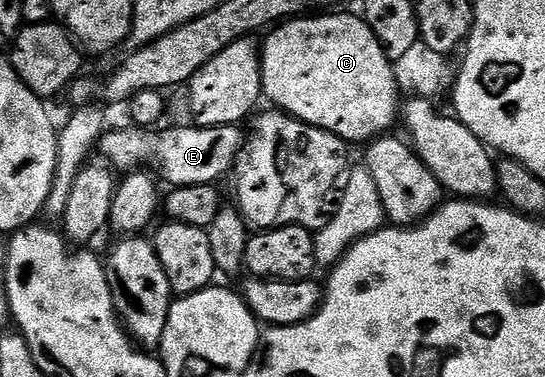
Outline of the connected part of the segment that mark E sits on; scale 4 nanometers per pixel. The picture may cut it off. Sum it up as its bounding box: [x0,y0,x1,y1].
[100,124,244,188]

